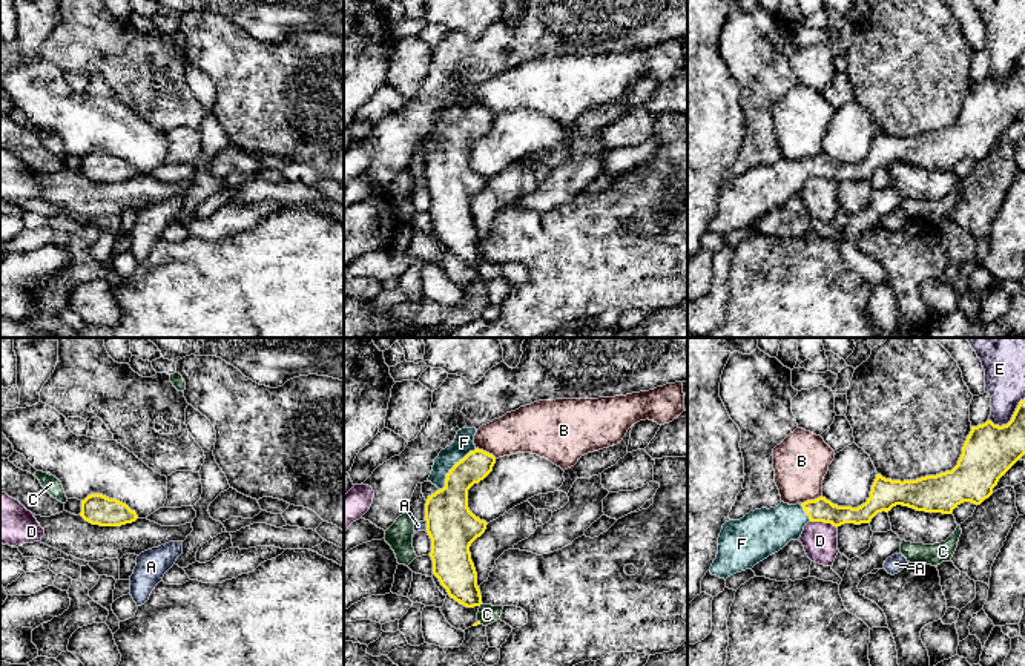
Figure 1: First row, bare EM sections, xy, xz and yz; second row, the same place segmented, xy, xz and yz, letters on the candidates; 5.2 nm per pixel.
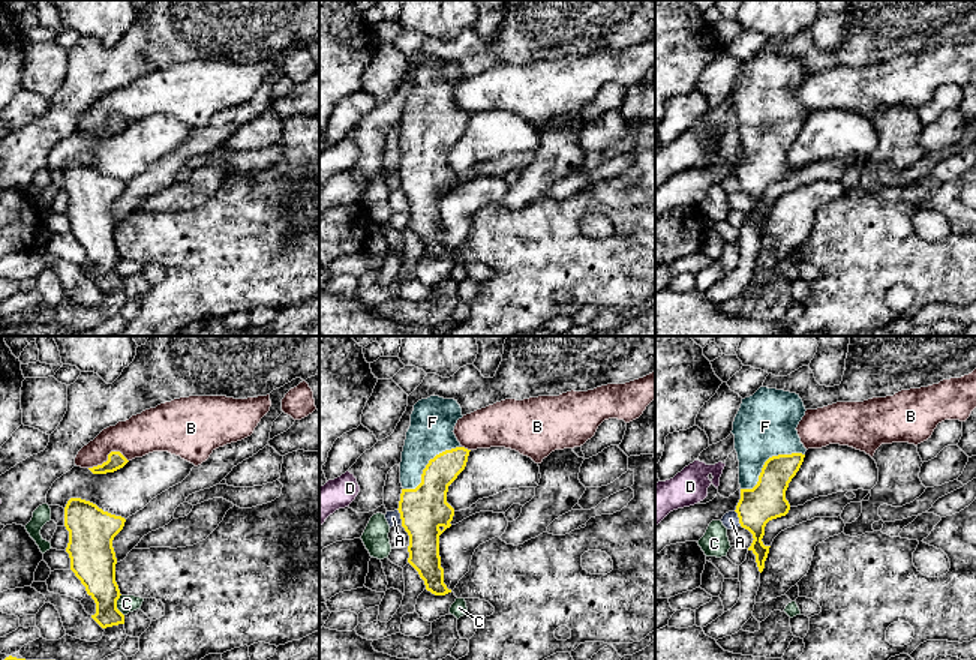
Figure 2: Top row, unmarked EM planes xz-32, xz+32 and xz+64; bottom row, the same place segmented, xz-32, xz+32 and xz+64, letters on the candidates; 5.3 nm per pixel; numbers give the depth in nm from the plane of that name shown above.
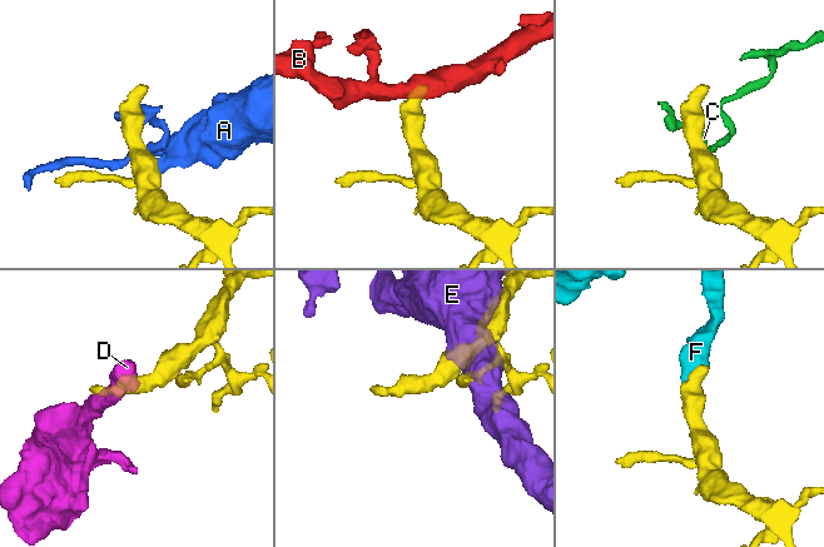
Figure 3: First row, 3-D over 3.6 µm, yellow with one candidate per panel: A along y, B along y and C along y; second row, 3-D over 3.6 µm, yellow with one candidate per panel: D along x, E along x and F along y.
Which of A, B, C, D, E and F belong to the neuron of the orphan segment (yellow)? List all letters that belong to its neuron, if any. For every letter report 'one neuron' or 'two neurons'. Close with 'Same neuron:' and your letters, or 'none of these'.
A: two neurons
B: two neurons
C: two neurons
D: two neurons
E: two neurons
F: one neuron
Same neuron: F

